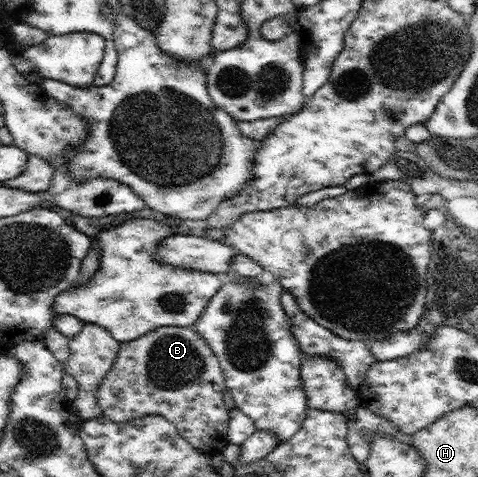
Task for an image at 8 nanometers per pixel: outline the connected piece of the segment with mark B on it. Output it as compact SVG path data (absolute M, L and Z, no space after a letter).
M166 326L157 327L132 341L121 342L112 369L99 383L97 399L103 415L114 423L130 423L149 415L162 416L178 429L191 446L213 456L222 453L229 444L227 422L230 411L223 401L226 390L218 359L194 327Z

